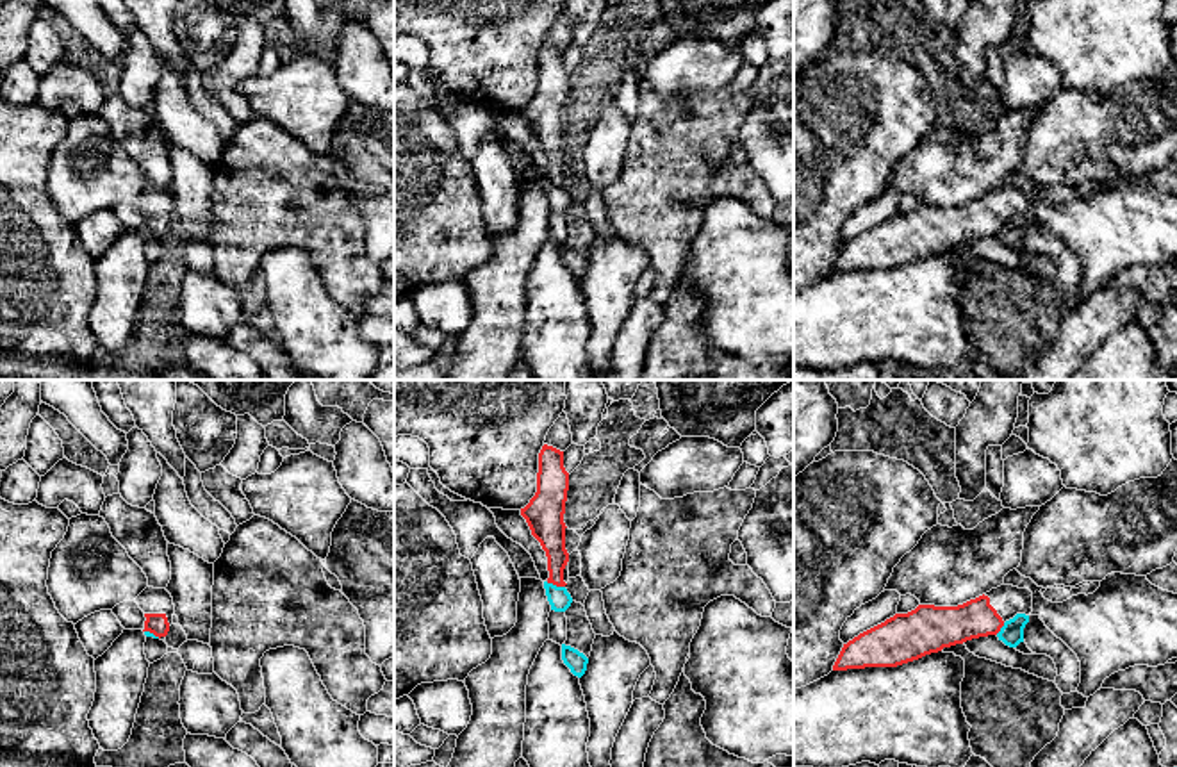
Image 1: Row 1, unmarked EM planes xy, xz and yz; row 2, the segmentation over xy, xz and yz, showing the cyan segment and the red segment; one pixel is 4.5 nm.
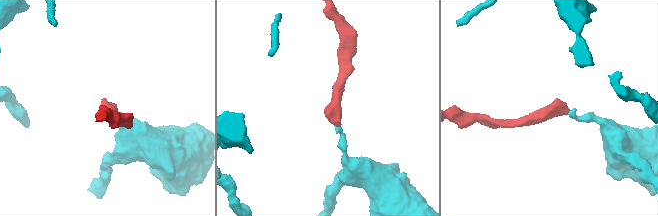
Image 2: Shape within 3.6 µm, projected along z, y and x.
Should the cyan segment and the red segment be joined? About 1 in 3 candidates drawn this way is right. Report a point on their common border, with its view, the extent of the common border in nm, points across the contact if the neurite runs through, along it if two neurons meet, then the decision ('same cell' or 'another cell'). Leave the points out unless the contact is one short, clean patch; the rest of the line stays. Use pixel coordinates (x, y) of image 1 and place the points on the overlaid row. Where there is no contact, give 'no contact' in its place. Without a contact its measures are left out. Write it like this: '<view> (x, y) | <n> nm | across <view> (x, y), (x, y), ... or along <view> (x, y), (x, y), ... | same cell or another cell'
xz (555, 585) | 90 nm | along xz (546, 582), (564, 587) | another cell

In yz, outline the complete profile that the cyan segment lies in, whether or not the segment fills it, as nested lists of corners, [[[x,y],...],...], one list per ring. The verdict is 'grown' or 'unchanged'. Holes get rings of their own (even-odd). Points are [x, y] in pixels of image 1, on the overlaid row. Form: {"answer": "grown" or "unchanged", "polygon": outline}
{"answer": "unchanged", "polygon": [[[1016,614],[1013,619],[1006,621],[1000,631],[997,633],[999,640],[1002,640],[1009,647],[1016,647],[1024,642],[1024,628],[1029,623],[1029,615]]]}

